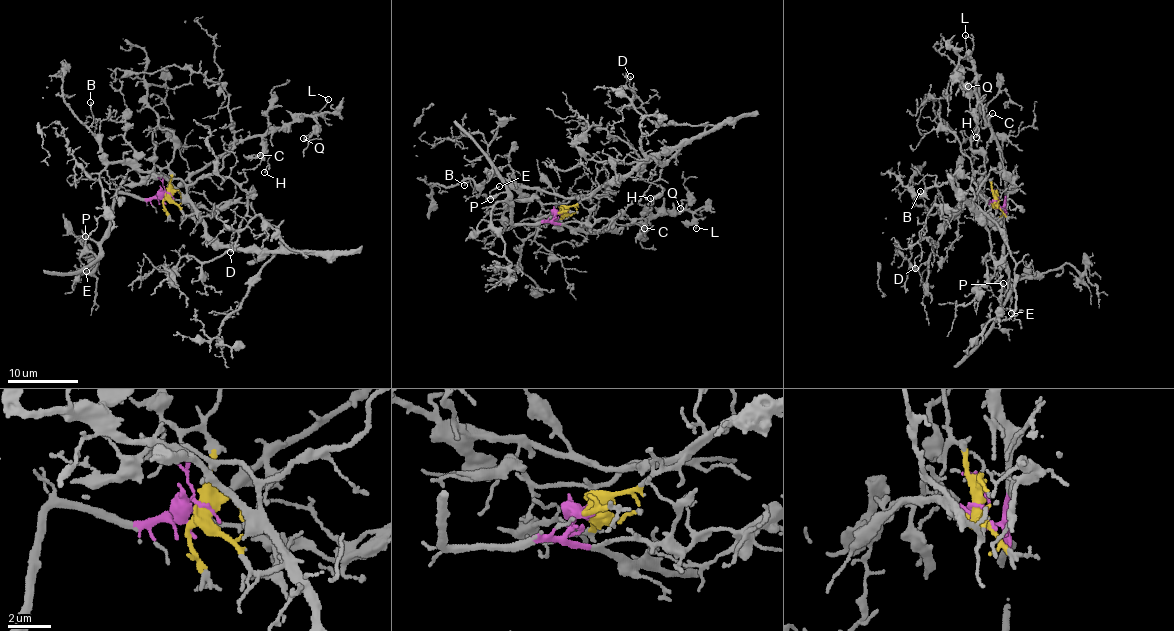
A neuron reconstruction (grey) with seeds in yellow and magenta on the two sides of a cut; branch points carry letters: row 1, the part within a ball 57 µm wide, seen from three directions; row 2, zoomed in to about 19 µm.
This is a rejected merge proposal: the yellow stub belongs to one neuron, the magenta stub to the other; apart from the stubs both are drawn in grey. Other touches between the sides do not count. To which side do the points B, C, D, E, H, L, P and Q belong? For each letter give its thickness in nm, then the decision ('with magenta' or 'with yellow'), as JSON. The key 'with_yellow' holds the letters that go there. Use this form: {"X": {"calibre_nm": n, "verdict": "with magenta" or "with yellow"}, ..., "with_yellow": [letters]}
{"B": {"calibre_nm": 120, "verdict": "with yellow"}, "C": {"calibre_nm": 110, "verdict": "with magenta"}, "D": {"calibre_nm": 120, "verdict": "with yellow"}, "E": {"calibre_nm": 100, "verdict": "with magenta"}, "H": {"calibre_nm": 100, "verdict": "with magenta"}, "L": {"calibre_nm": 110, "verdict": "with magenta"}, "P": {"calibre_nm": 70, "verdict": "with magenta"}, "Q": {"calibre_nm": 160, "verdict": "with magenta"}, "with_yellow": ["B", "D"]}

